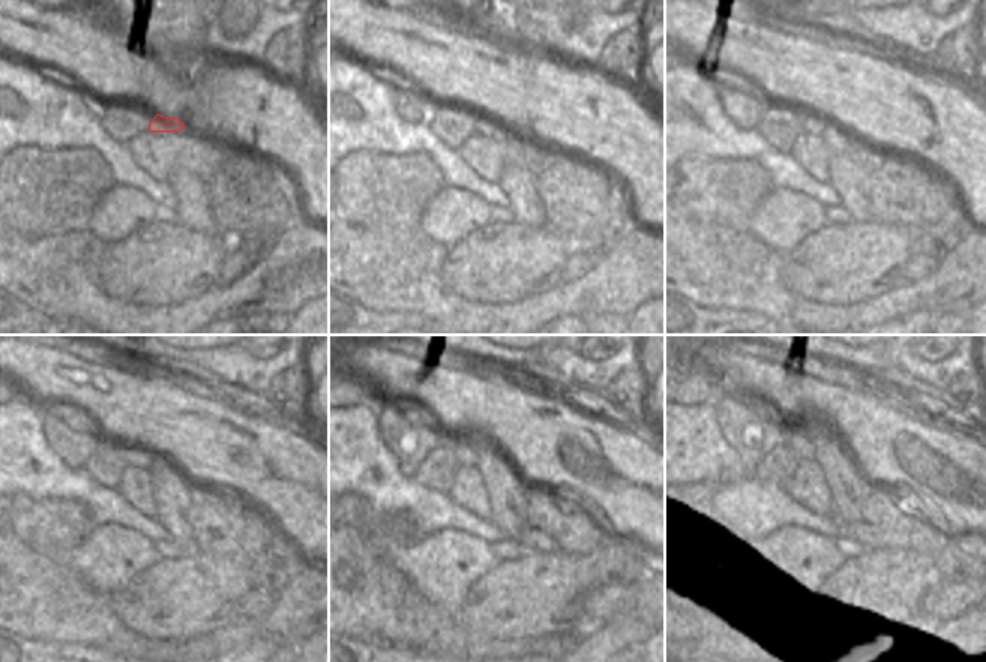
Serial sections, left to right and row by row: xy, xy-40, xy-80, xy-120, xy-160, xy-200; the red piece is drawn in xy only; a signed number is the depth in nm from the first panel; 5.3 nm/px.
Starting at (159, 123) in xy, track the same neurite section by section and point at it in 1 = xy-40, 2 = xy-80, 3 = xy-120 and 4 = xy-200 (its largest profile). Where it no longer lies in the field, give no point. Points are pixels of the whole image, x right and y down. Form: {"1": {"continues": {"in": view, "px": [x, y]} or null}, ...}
{"1": {"continues": {"in": "xy-40", "px": [485, 126]}}, "2": {"continues": {"in": "xy-80", "px": [814, 123]}}, "3": {"continues": {"in": "xy-120", "px": [137, 457]}}, "4": {"continues": {"in": "xy-200", "px": [797, 440]}}}

